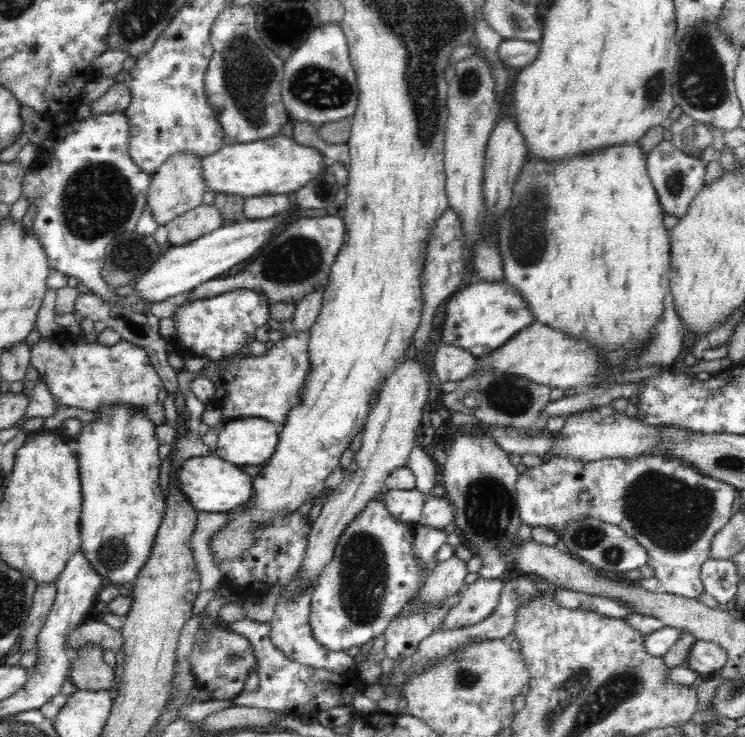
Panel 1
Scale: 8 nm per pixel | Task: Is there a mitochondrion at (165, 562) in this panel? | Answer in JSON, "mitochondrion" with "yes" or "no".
{"mitochondrion":"no"}

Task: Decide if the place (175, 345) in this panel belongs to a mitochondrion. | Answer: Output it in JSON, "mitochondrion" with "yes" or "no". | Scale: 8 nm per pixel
{"mitochondrion":"no"}

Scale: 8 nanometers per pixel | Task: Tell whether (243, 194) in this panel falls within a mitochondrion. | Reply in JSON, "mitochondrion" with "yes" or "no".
{"mitochondrion":"no"}

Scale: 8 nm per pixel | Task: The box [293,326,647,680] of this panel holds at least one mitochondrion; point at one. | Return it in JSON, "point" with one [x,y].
{"point":[363,571]}

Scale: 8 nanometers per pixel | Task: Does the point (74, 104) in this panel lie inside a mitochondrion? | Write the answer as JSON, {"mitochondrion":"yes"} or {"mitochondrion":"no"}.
{"mitochondrion":"no"}

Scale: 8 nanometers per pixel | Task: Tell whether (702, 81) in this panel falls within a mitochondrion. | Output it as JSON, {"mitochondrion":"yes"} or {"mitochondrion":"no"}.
{"mitochondrion":"yes"}

